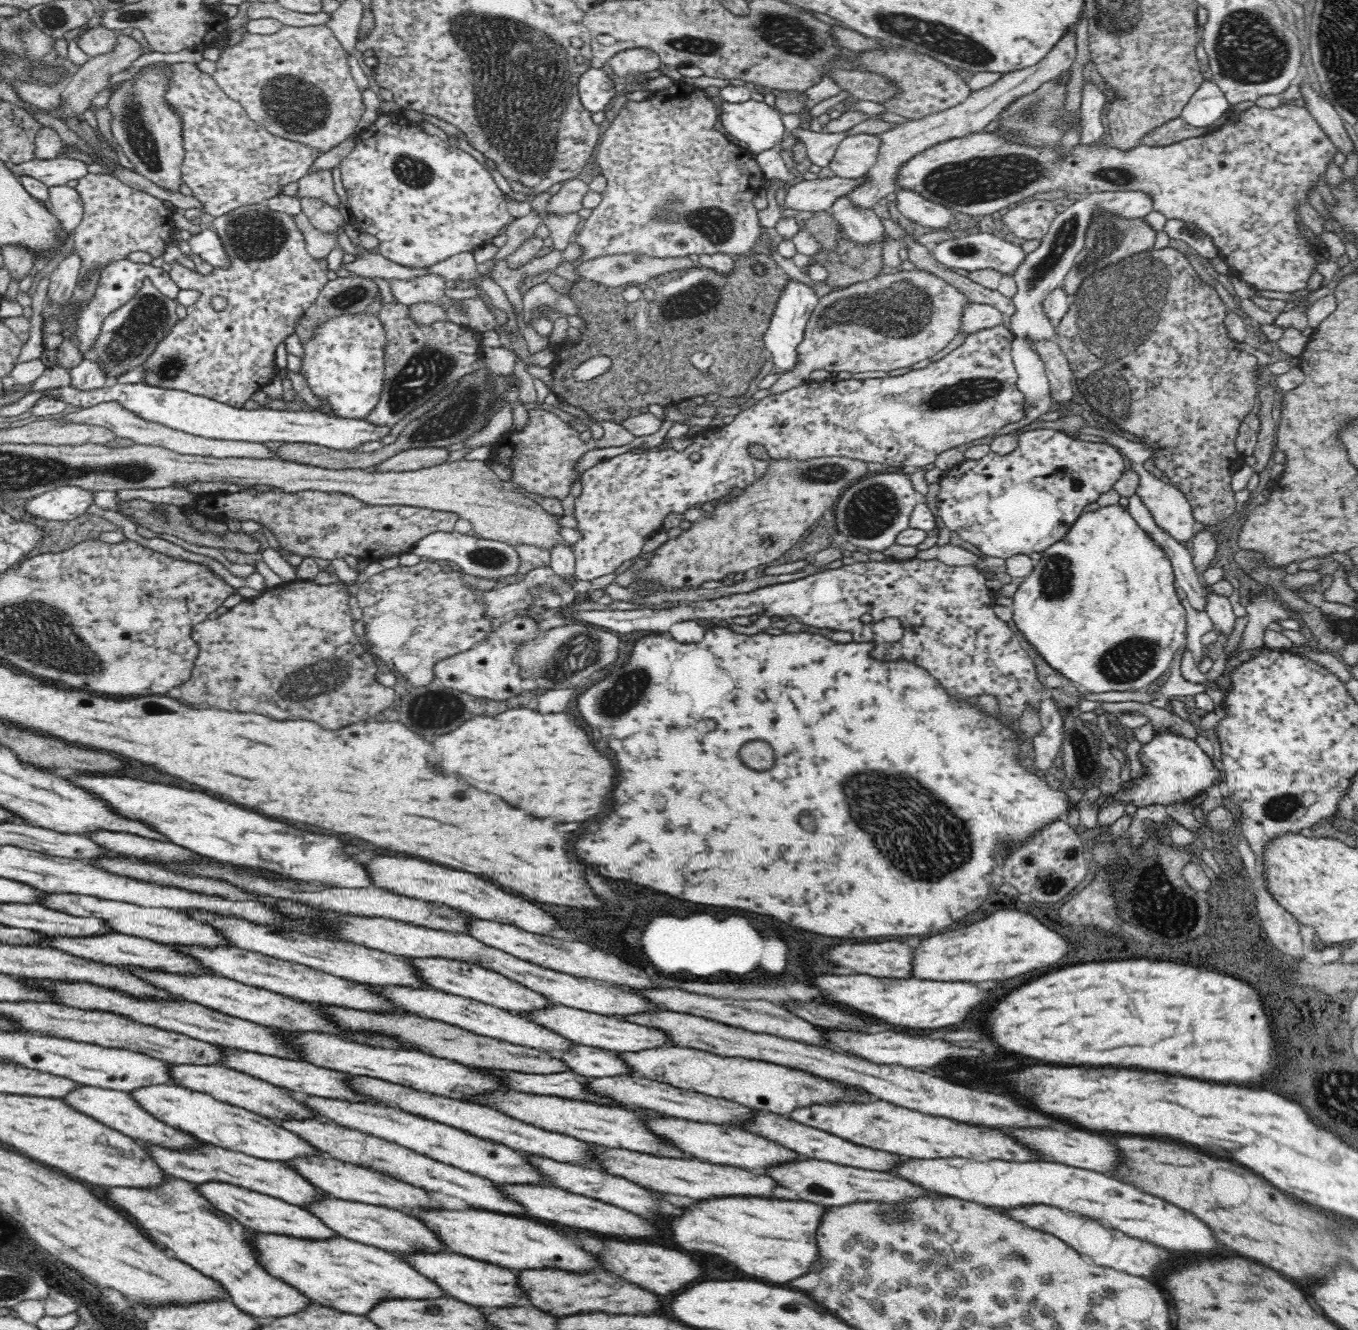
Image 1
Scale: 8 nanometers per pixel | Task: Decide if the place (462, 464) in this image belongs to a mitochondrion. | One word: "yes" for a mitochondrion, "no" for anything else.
no

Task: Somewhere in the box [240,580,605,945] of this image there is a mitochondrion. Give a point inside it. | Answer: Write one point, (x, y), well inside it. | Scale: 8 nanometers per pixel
(325, 677)

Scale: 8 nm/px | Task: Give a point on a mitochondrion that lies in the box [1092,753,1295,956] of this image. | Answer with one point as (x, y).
(1146, 875)

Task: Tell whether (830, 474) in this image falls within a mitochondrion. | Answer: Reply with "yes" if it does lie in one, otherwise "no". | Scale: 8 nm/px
yes

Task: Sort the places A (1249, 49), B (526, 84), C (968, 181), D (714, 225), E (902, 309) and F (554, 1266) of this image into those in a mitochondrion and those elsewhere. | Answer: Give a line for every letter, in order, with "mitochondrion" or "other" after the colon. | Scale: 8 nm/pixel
A: mitochondrion
B: mitochondrion
C: mitochondrion
D: mitochondrion
E: mitochondrion
F: other

